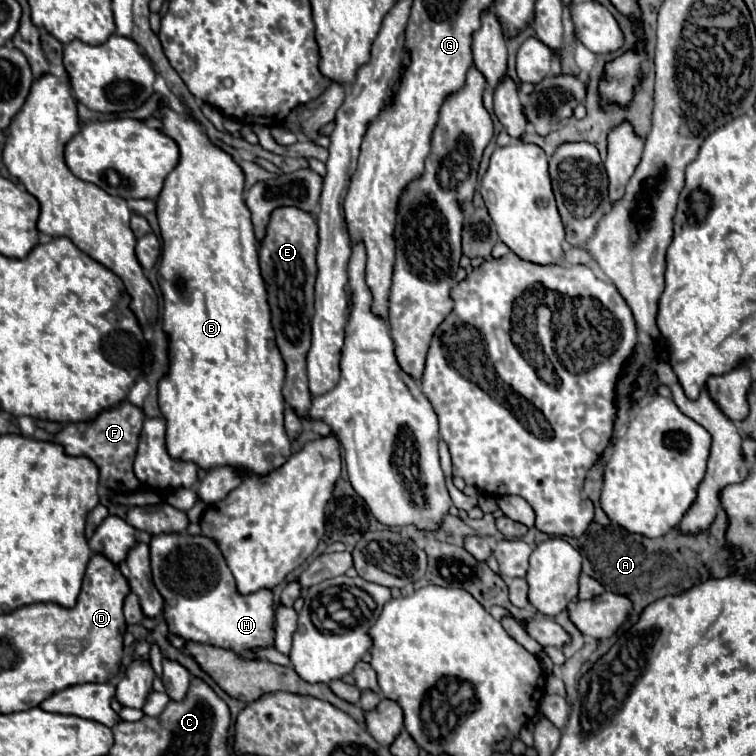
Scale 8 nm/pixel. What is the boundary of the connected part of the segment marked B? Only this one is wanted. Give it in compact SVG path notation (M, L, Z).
M160 101L158 119L162 121L162 133L172 137L180 149L180 161L178 161L176 169L166 177L164 187L156 199L156 215L158 215L162 243L164 243L162 259L160 259L160 267L158 267L158 283L160 283L160 289L164 295L164 331L170 339L170 369L160 381L160 395L158 395L162 417L168 423L166 447L172 457L194 461L202 469L212 469L218 465L238 465L238 467L248 467L242 471L266 475L272 469L280 467L292 455L292 447L290 447L290 439L284 429L284 397L282 397L284 361L282 361L278 347L274 345L274 329L270 325L270 307L268 307L268 299L266 299L266 285L262 281L260 267L258 267L258 247L256 247L258 243L256 243L252 221L250 221L250 209L246 207L246 203L242 199L244 171L226 151L222 151L218 145L214 145L210 141L210 137L202 131L202 125L192 117L192 111L188 107L184 107L184 111L178 113Z

